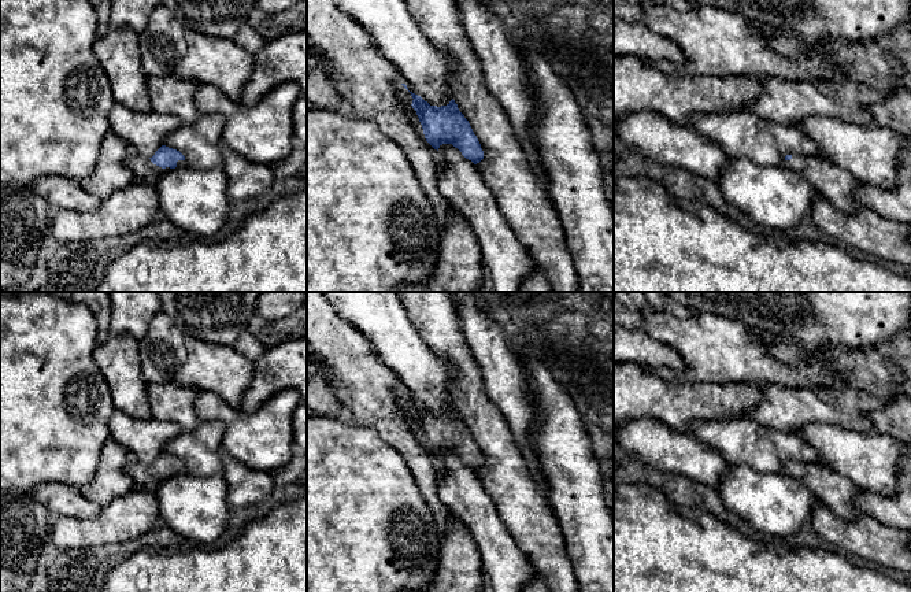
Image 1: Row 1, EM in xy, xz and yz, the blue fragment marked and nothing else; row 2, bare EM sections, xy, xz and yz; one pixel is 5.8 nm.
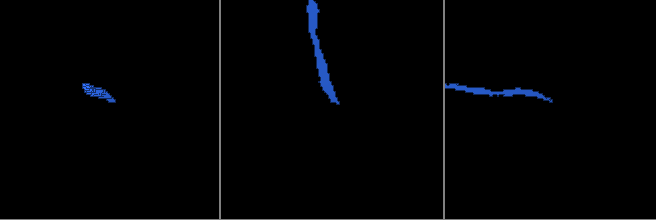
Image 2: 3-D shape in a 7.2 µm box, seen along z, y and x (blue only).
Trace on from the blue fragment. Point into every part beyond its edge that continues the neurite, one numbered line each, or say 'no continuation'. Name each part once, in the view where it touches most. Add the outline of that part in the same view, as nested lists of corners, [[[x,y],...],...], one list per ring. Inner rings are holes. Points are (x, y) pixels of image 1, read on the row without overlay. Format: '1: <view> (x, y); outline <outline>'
1: xy (143, 474); outline [[[137,460],[132,462],[127,466],[127,471],[134,480],[134,484],[138,484],[141,488],[149,489],[155,489],[162,481],[170,477],[170,474],[162,476],[153,471],[149,465],[144,465]]]

